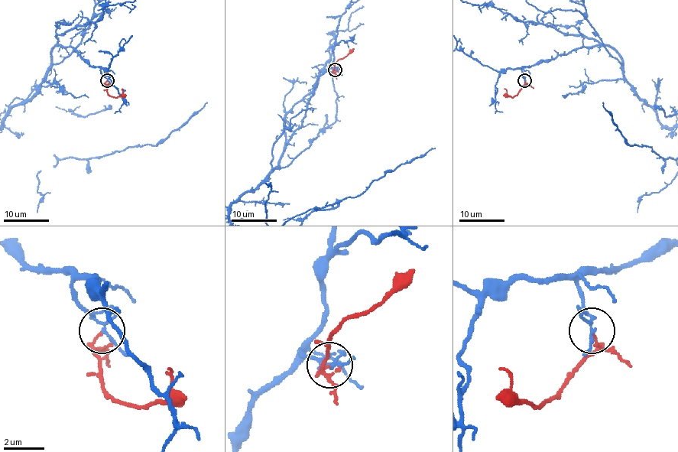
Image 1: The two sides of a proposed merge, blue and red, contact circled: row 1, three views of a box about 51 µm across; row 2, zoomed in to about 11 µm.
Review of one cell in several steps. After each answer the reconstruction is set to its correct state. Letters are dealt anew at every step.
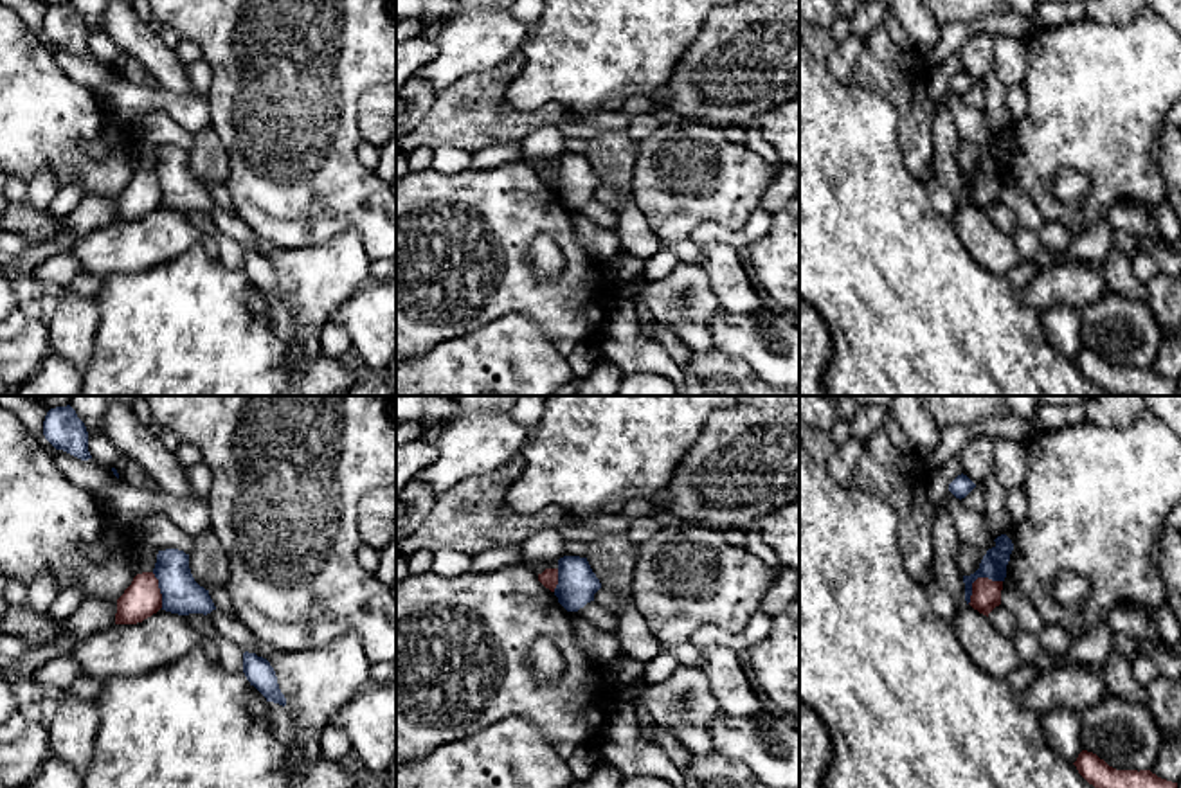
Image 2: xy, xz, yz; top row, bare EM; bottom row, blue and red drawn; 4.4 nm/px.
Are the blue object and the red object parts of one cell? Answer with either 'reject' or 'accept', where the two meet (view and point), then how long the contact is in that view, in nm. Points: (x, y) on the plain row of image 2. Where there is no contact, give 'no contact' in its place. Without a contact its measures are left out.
reject | yz (976, 175) | 190 nm

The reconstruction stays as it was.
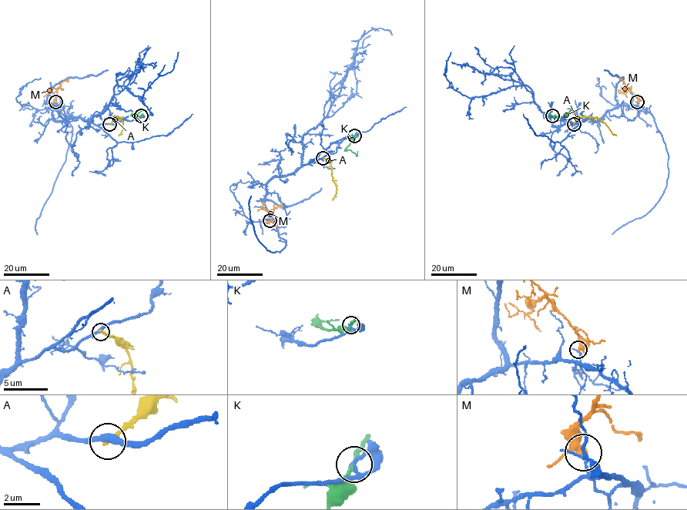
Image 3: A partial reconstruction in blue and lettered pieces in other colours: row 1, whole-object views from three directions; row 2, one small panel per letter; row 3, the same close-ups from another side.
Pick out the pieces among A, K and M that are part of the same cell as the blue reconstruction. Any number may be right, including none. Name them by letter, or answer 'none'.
none

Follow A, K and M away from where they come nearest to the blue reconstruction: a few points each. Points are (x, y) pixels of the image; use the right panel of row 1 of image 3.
A: (574, 124), (579, 117), (598, 118), (616, 135)
K: (551, 115), (564, 115), (571, 109), (568, 109)
M: (637, 102), (638, 98), (619, 78)

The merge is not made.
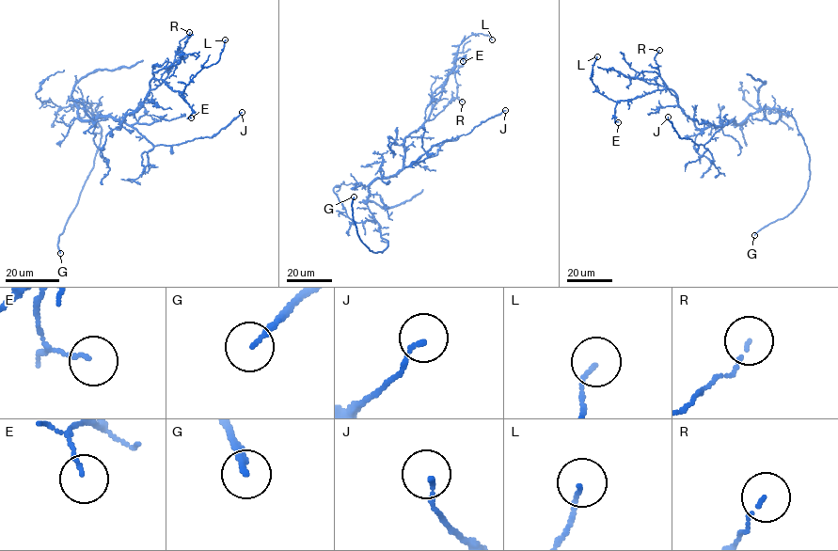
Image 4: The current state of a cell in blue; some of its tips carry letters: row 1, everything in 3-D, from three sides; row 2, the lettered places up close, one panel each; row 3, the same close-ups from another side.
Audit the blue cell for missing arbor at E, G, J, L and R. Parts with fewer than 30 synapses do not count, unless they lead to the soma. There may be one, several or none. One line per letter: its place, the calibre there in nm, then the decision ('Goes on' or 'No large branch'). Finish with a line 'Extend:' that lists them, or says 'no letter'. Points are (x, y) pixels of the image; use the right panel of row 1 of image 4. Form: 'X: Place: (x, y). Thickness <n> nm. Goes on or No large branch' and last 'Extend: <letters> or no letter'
E: Place: (618, 122). Thickness 90 nm. No large branch
G: Place: (754, 235). Thickness 200 nm. Goes on
J: Place: (668, 117). Thickness 140 nm. No large branch
L: Place: (597, 56). Thickness 120 nm. No large branch
R: Place: (659, 50). Thickness 100 nm. Goes on
Extend: G, R

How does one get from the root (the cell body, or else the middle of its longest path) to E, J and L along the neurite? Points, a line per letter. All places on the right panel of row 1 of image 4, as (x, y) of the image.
E: (735, 121), (699, 129), (679, 105), (677, 95), (663, 88), (619, 101), (614, 109), (614, 119), (618, 122)
J: (735, 121), (726, 123), (703, 145), (698, 145), (691, 139), (681, 138), (668, 117)
L: (735, 121), (699, 129), (671, 89), (657, 89), (624, 101), (608, 99), (595, 89), (591, 78), (597, 56)

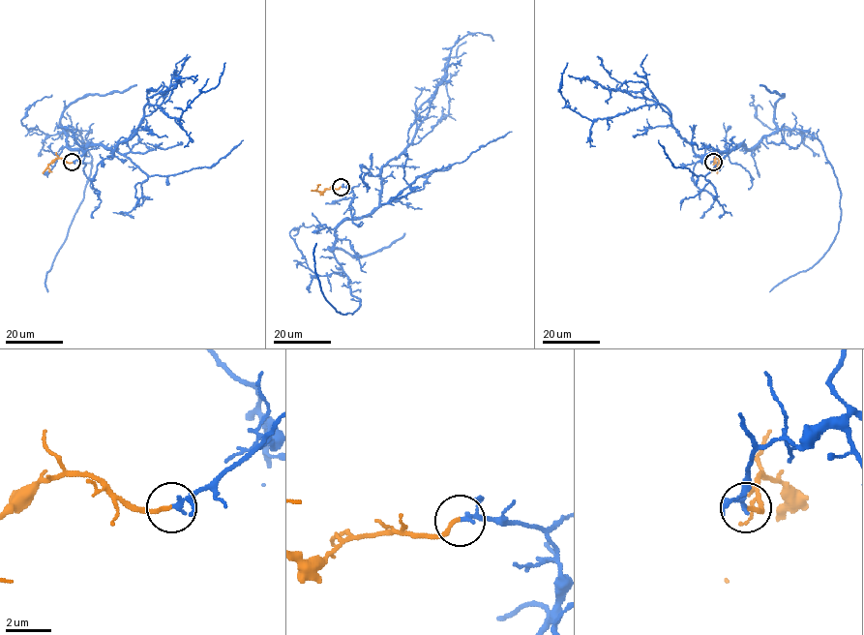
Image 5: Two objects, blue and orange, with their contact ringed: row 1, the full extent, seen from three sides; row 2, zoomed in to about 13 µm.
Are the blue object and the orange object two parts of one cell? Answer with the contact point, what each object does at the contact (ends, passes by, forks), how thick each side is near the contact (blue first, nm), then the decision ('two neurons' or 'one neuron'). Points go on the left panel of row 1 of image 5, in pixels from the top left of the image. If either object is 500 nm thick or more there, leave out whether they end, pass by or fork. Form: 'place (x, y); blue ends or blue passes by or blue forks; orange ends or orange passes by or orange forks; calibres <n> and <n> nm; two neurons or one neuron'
place (72, 162); blue passes by; orange ends; calibres 140 and 180 nm; one neuron

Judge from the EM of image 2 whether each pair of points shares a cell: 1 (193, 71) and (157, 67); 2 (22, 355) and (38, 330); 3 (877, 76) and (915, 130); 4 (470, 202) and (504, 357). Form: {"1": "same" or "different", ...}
{"1": "different", "2": "same", "3": "same", "4": "different"}

